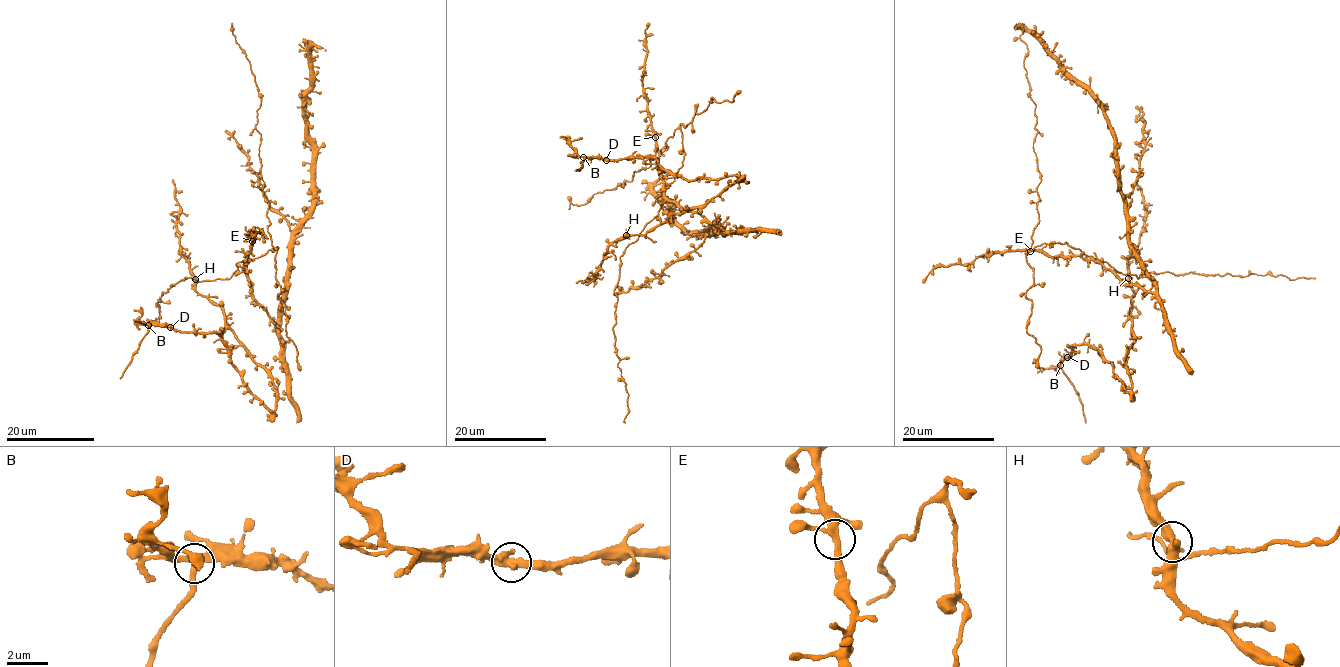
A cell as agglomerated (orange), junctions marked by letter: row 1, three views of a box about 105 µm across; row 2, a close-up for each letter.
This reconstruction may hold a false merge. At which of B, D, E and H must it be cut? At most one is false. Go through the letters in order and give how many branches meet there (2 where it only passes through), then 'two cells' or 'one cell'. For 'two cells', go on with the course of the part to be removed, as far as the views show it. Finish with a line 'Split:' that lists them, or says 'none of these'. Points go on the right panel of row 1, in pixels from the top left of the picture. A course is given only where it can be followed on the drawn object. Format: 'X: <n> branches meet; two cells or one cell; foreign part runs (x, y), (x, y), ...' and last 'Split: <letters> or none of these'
B: 3 branches meet; two cells; foreign part runs (1060, 365), (1076, 392), (1085, 423)
D: 3 branches meet; one cell
E: 3 branches meet; one cell
H: 3 branches meet; one cell
Split: B

